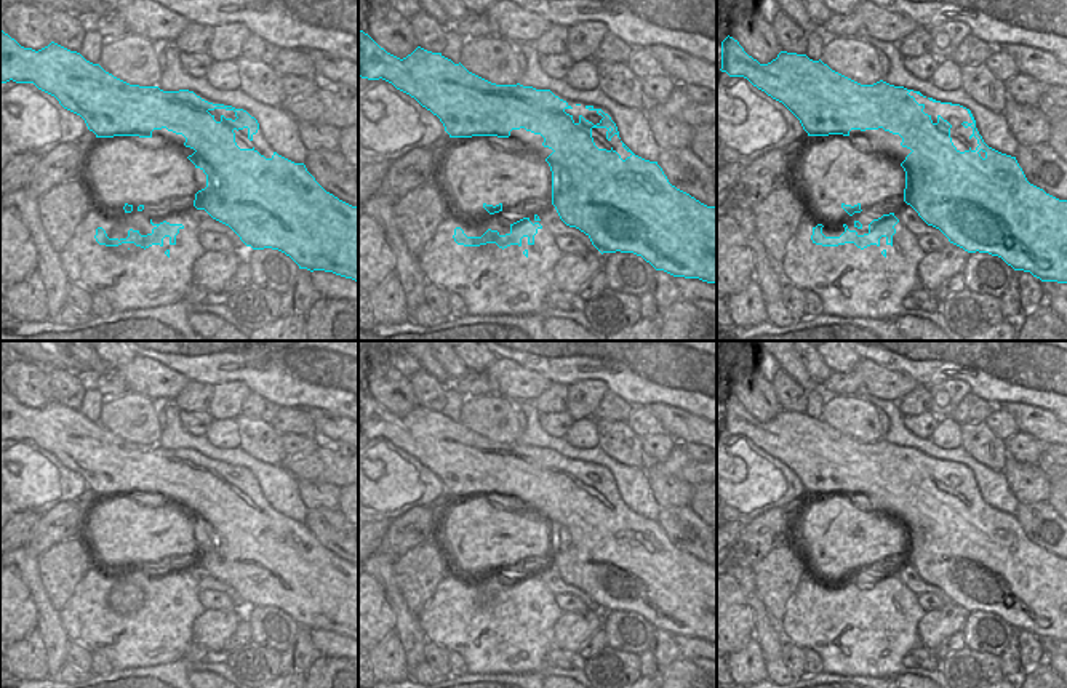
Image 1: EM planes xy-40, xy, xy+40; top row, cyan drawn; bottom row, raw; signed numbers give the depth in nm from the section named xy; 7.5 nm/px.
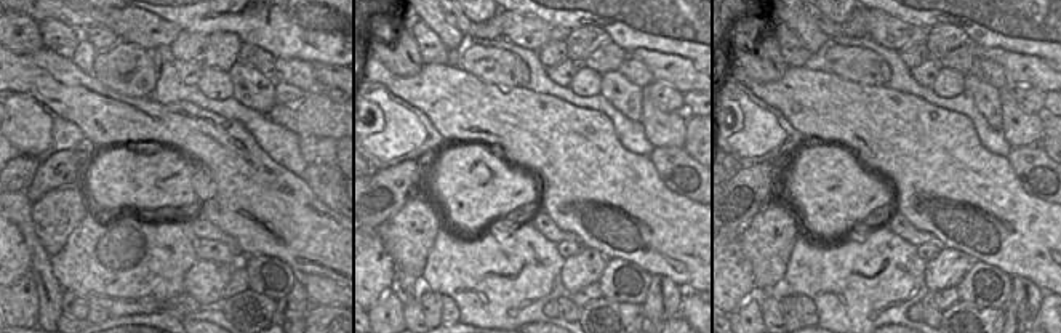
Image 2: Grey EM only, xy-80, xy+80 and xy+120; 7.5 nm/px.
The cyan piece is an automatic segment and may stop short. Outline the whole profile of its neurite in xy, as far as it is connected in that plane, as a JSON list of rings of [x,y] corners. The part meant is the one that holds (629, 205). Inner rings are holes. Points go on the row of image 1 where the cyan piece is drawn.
[[[363,30],[358,32],[358,77],[382,78],[414,98],[440,118],[450,138],[509,138],[512,130],[520,128],[541,134],[542,146],[553,150],[545,158],[552,171],[552,205],[566,226],[584,232],[601,254],[633,253],[656,270],[717,283],[717,206],[707,206],[672,186],[657,162],[635,155],[624,142],[622,147],[632,154],[625,160],[613,147],[598,149],[593,128],[606,128],[608,141],[614,134],[619,138],[616,123],[601,109],[585,106],[603,117],[597,125],[582,115],[576,123],[565,112],[573,107],[550,90],[496,85],[421,46],[400,59]]]

